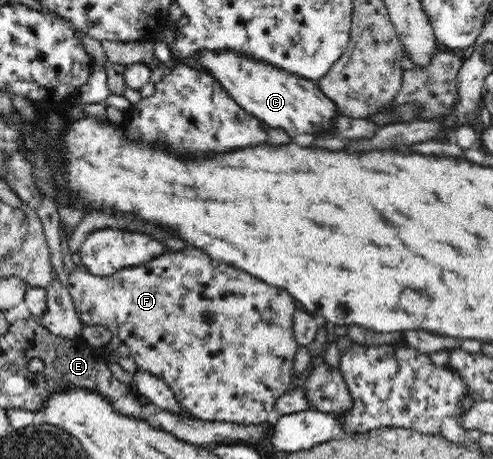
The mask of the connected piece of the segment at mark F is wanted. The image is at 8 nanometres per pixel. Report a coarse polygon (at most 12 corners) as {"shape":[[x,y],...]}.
{"shape":[[198,248],[94,276],[101,324],[185,415],[264,424],[298,302]]}

